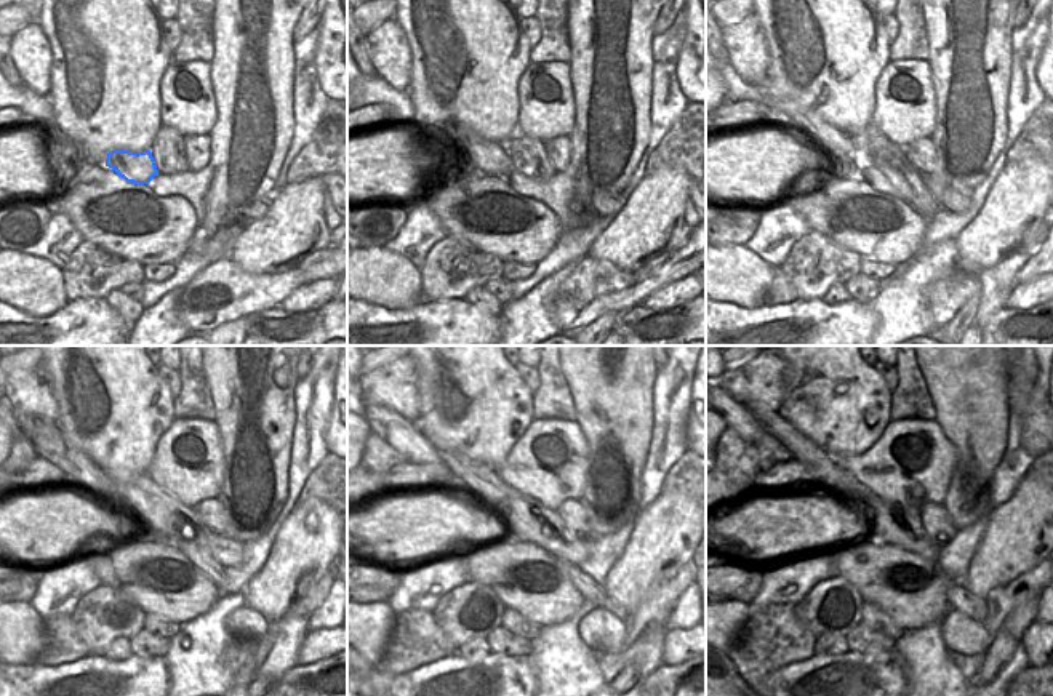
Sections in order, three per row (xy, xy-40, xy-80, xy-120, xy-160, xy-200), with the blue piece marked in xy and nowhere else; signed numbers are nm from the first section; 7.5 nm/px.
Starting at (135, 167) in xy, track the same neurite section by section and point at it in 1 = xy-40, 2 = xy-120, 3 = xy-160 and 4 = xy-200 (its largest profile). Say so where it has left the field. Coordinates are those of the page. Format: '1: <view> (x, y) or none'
1: xy-40 (484, 156)
2: xy-120 (44, 436)
3: xy-160 (400, 434)
4: xy-200 (738, 416)

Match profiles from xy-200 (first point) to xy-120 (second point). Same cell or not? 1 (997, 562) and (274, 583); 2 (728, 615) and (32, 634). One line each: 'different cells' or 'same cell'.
1: same cell
2: same cell

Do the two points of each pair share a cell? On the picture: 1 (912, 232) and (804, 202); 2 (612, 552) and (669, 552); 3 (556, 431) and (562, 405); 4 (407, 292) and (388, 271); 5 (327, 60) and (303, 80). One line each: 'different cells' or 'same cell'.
1: same cell
2: different cells
3: different cells
4: same cell
5: different cells

